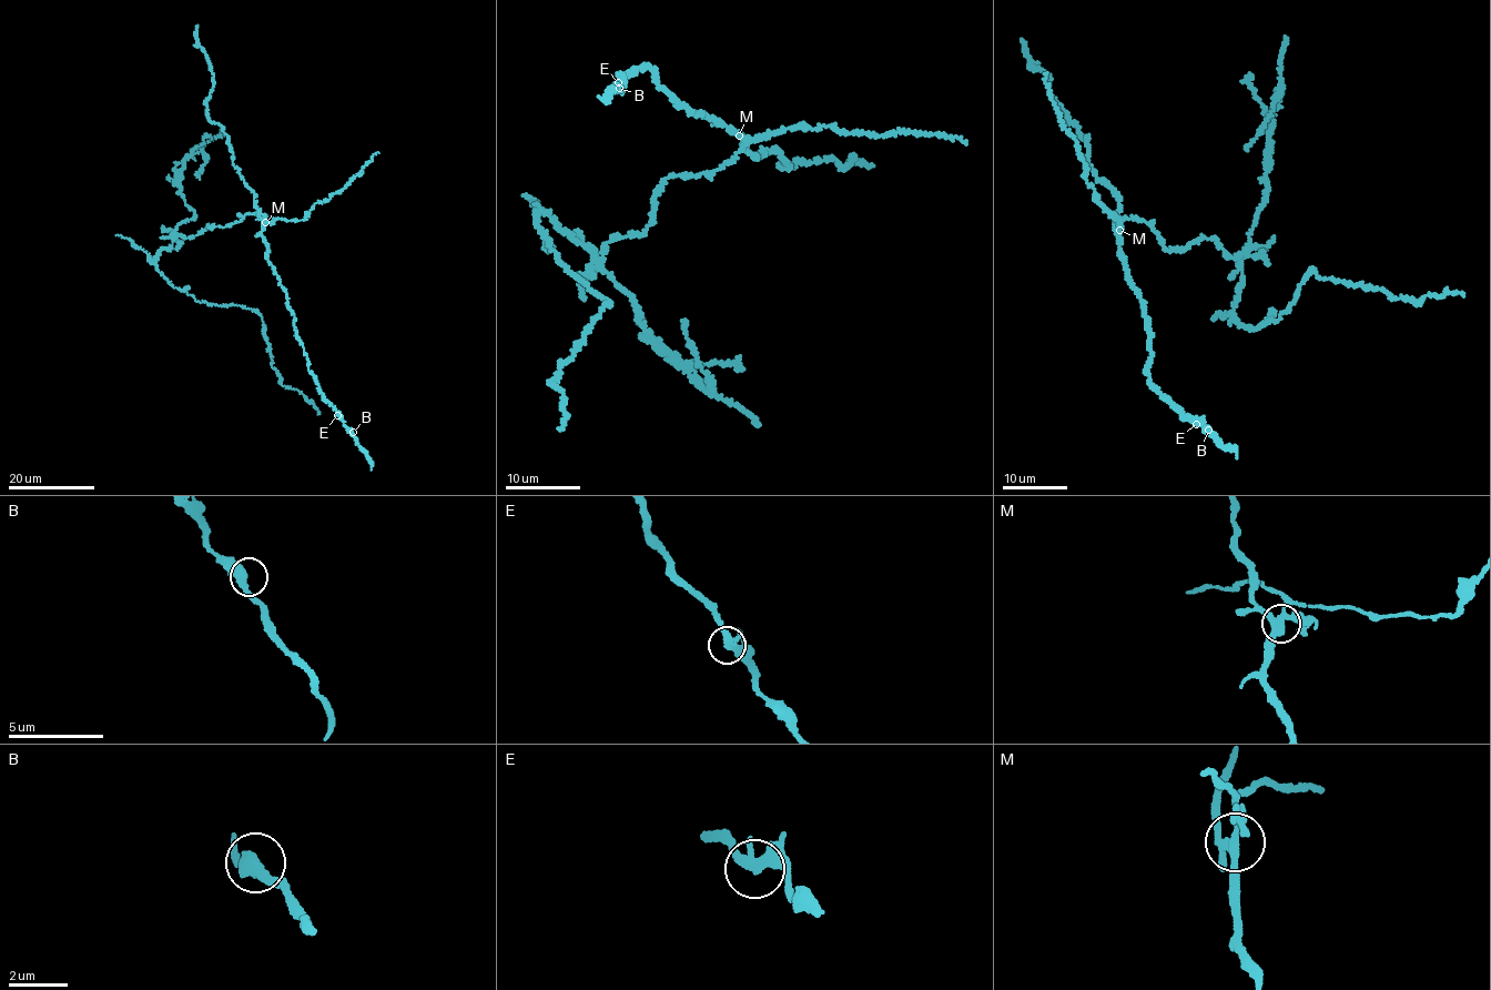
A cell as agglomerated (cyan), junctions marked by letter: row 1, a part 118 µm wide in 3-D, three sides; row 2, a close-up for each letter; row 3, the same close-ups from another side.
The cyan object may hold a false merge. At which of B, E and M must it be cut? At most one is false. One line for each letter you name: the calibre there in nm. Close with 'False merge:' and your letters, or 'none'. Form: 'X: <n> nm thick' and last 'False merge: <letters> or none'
M: 280 nm thick
False merge: M

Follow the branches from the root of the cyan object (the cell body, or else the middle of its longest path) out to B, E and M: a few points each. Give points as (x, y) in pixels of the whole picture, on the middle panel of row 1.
B: (655, 206), (665, 178), (720, 170), (747, 141), (681, 105), (646, 64), (621, 76), (619, 88)
E: (655, 206), (665, 178), (720, 170), (747, 141), (716, 119), (681, 105), (646, 64), (618, 82)
M: (655, 206), (655, 193), (669, 175), (711, 173), (733, 161), (747, 141), (739, 135)

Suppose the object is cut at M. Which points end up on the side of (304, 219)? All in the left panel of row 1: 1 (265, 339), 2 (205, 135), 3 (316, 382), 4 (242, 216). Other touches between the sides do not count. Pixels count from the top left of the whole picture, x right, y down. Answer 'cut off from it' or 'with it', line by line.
1: with it
2: with it
3: cut off from it
4: with it

